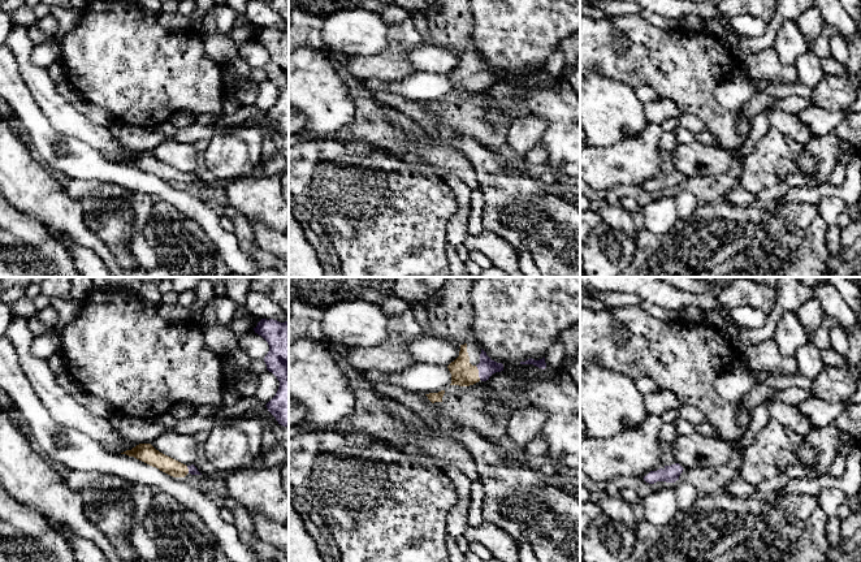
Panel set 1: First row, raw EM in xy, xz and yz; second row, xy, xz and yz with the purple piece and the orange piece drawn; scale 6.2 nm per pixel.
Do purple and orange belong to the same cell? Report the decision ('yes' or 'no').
yes

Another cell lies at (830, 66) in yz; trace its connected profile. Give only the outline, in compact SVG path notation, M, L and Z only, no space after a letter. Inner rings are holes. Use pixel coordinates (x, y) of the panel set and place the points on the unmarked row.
M831 55L821 60L822 70L827 75L844 75L847 65L838 62Z

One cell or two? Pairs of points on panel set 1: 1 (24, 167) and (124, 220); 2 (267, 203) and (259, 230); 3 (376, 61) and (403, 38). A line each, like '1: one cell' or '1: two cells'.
1: two cells
2: two cells
3: one cell

